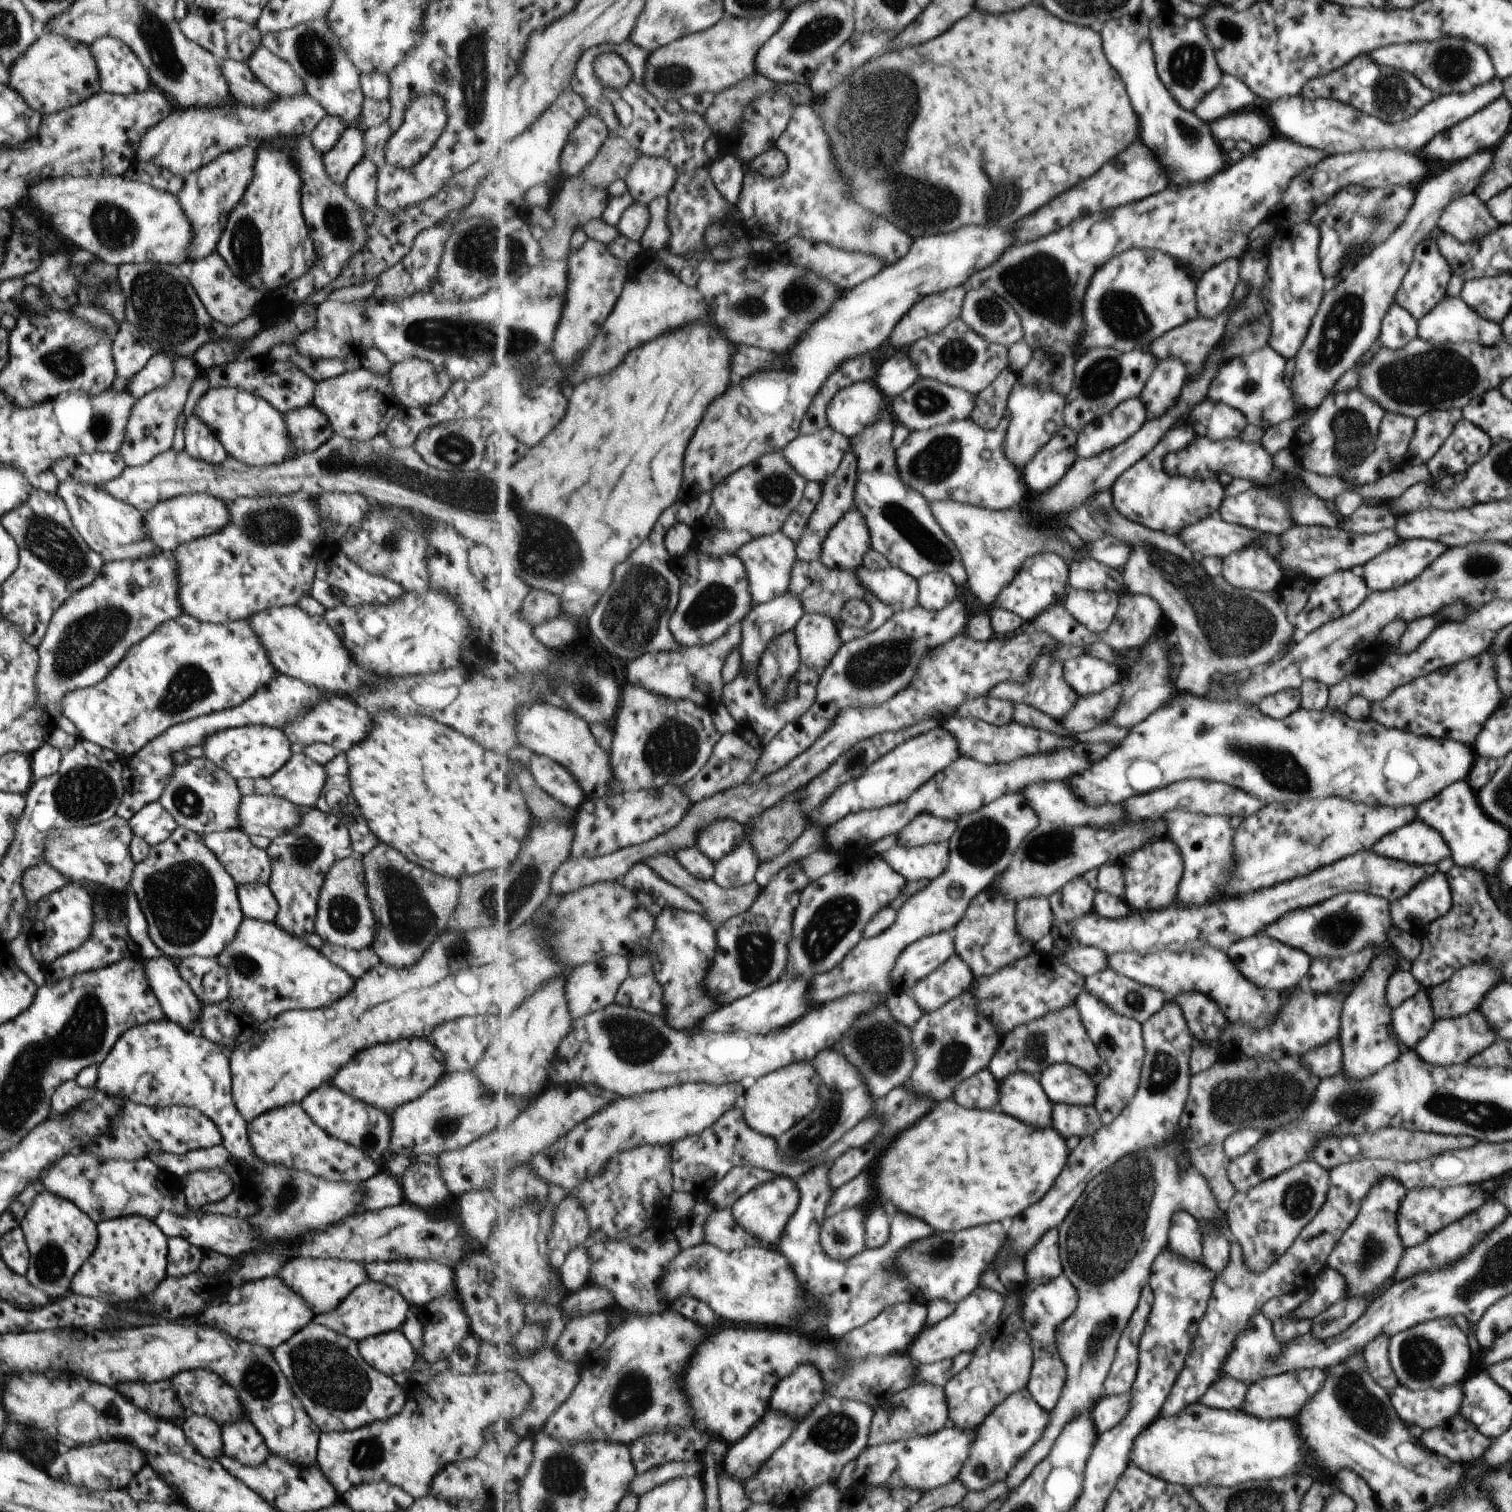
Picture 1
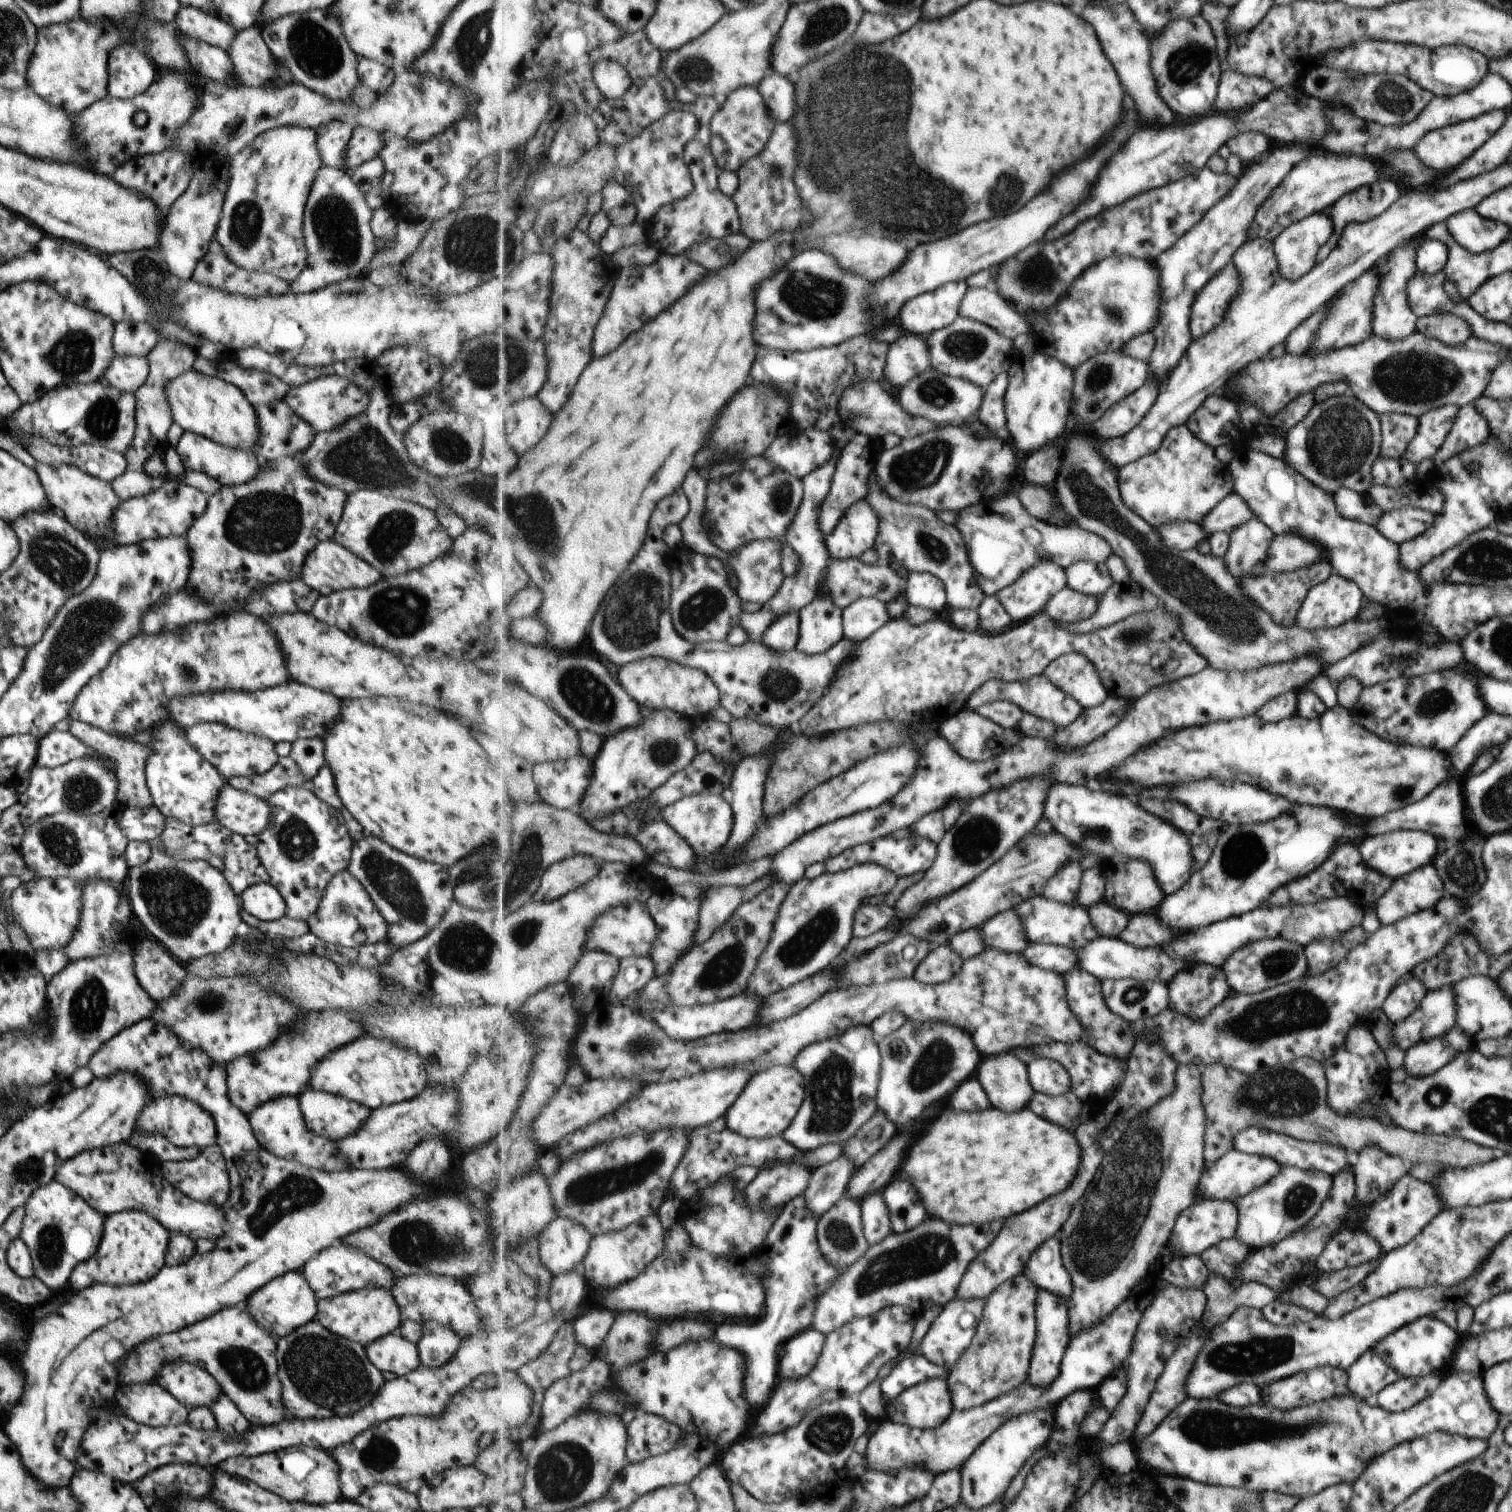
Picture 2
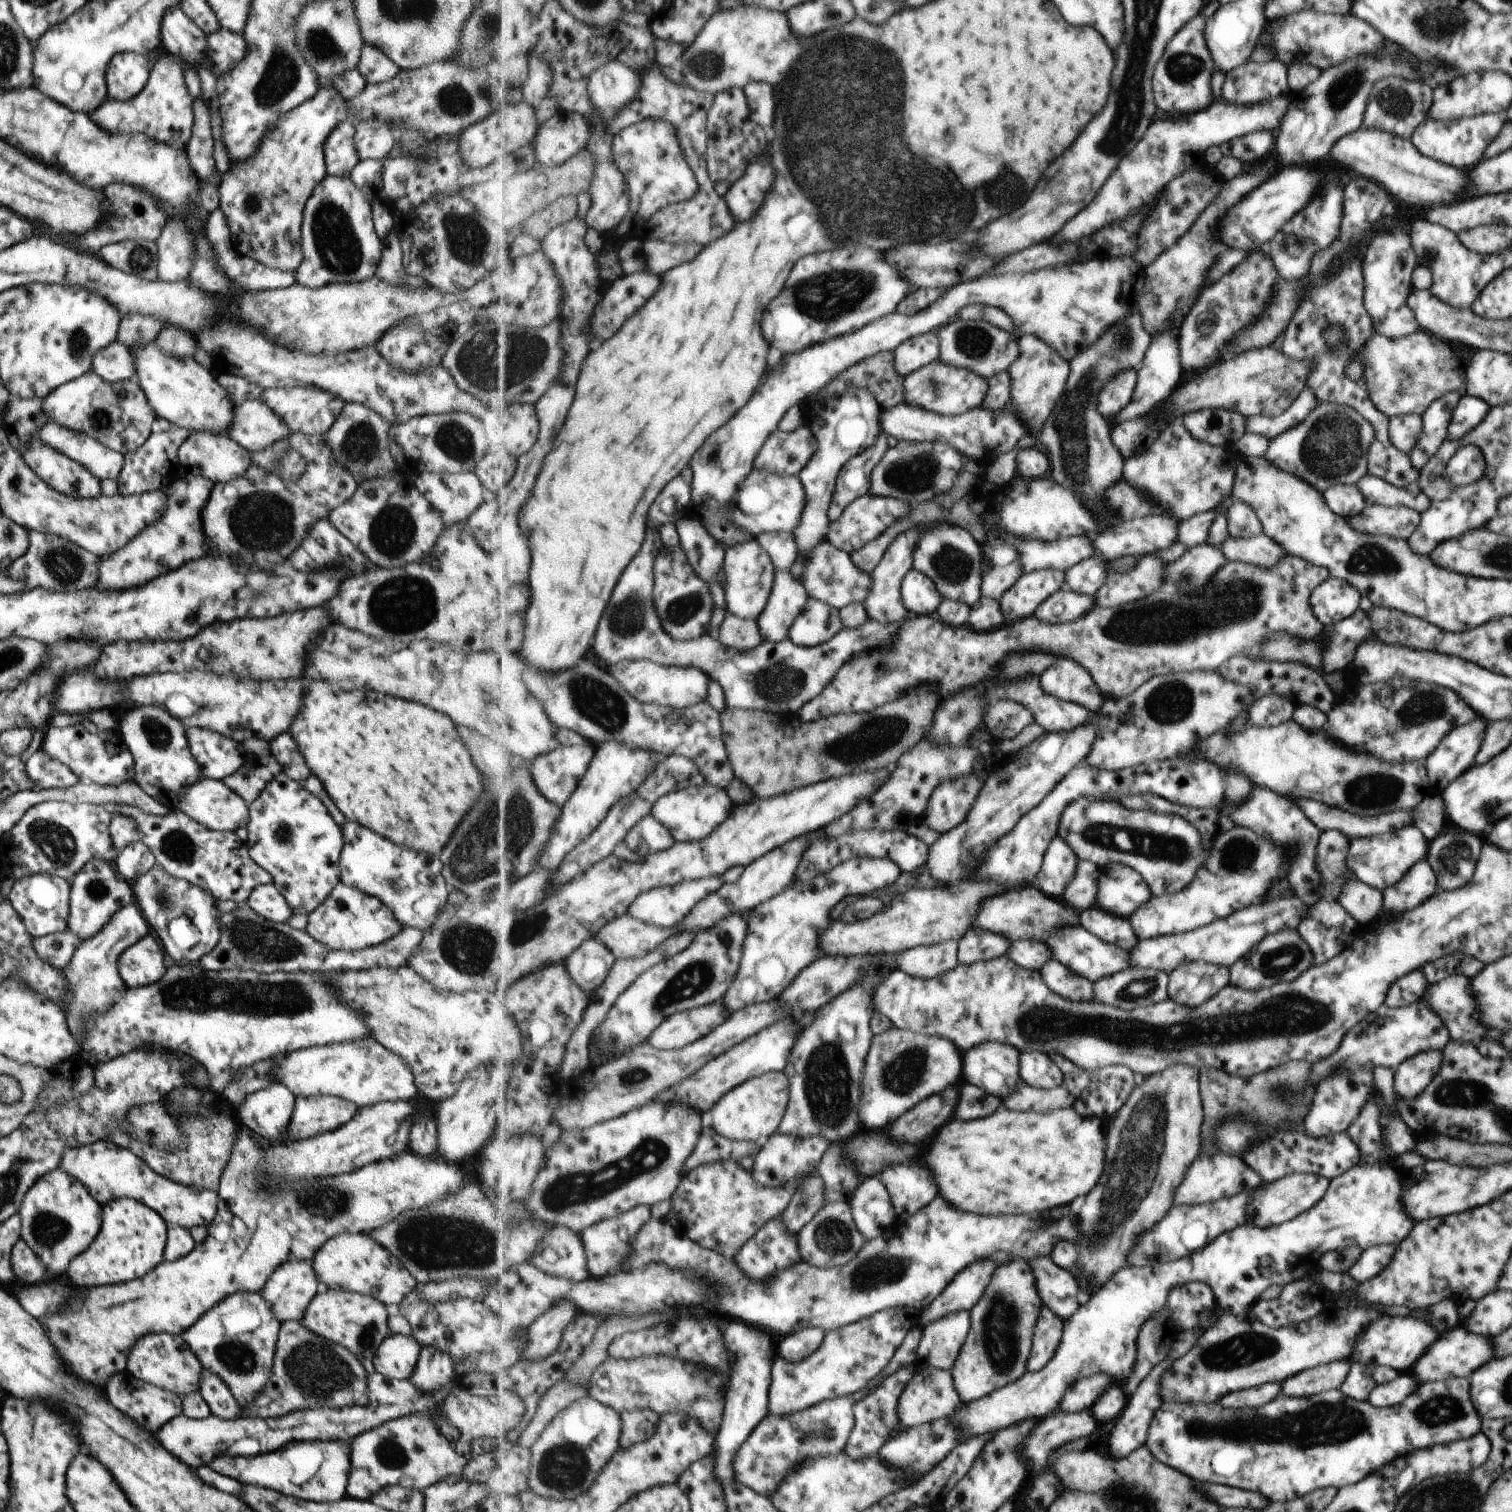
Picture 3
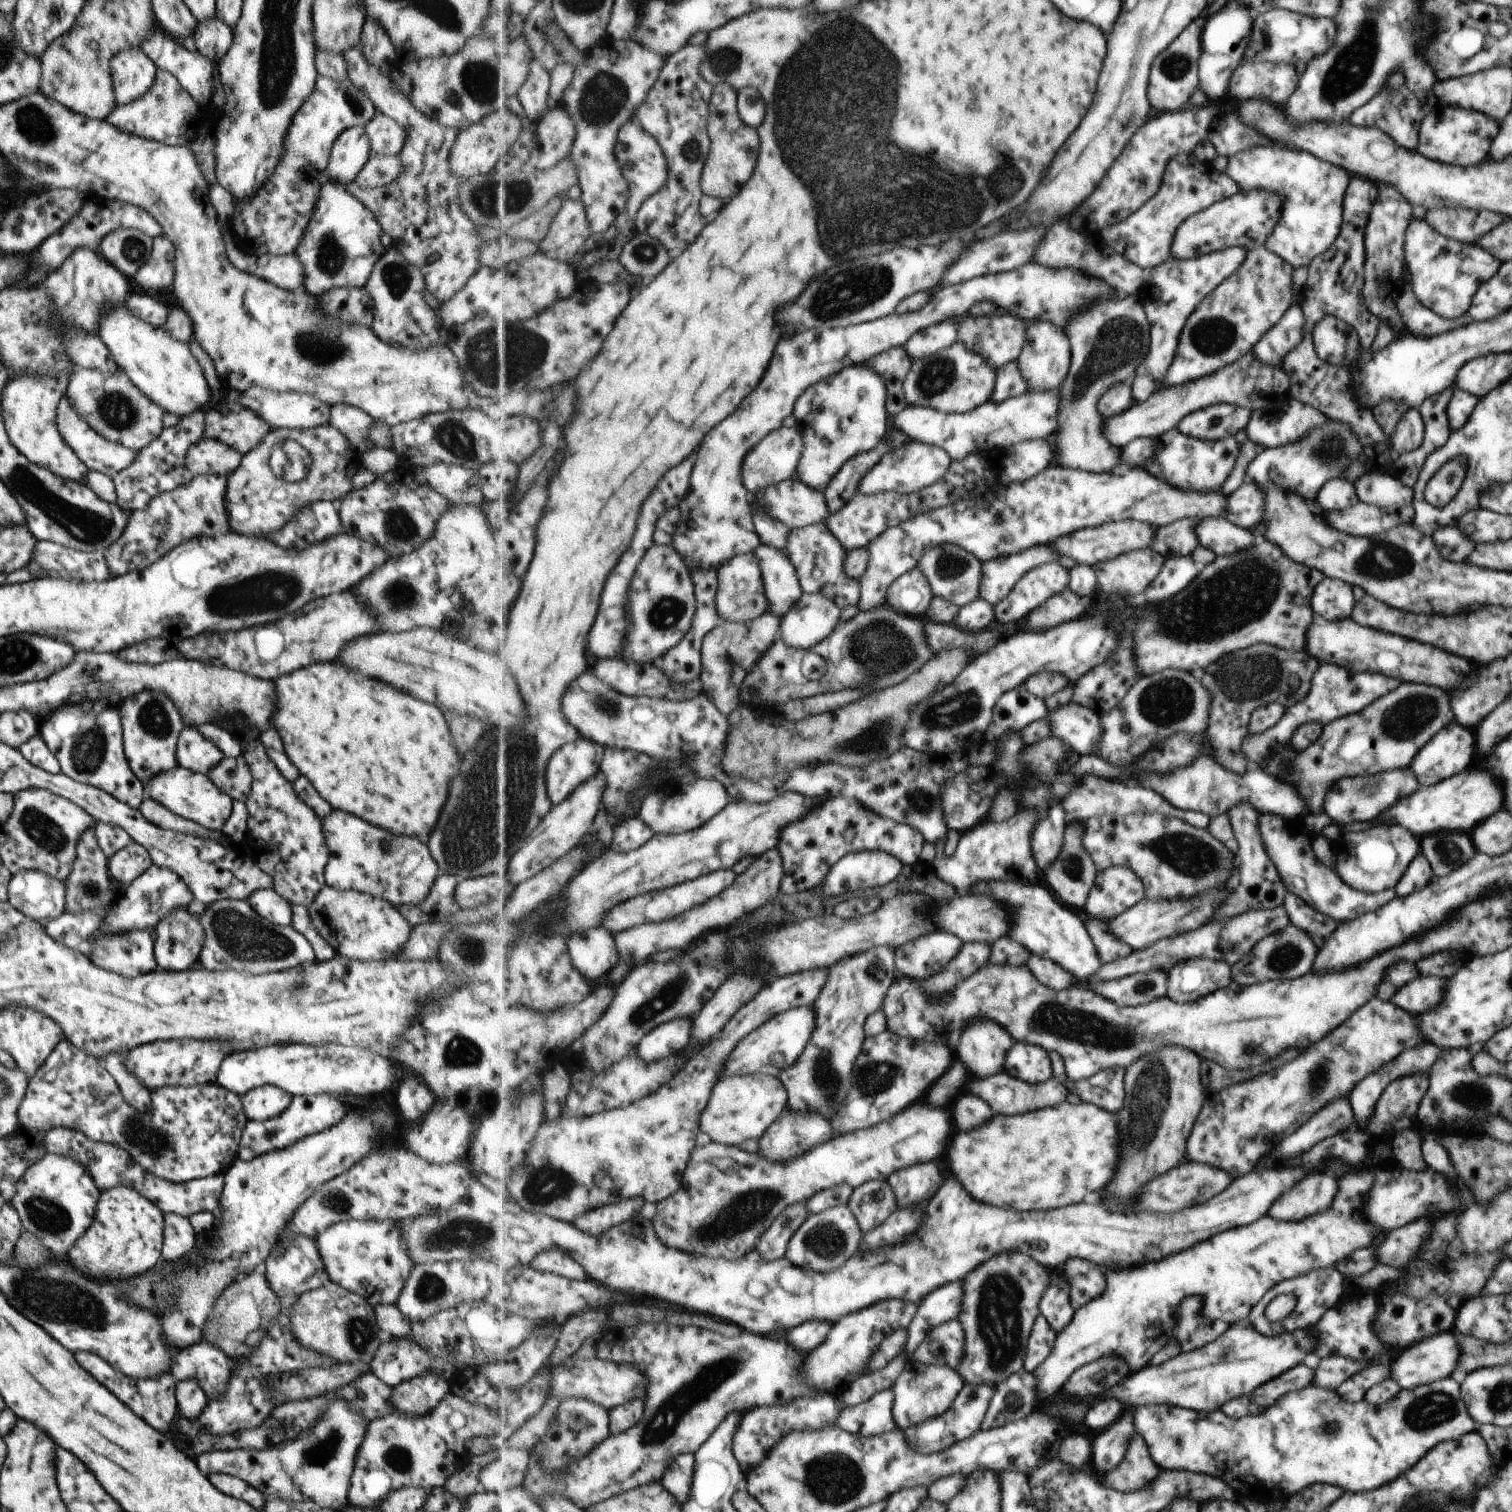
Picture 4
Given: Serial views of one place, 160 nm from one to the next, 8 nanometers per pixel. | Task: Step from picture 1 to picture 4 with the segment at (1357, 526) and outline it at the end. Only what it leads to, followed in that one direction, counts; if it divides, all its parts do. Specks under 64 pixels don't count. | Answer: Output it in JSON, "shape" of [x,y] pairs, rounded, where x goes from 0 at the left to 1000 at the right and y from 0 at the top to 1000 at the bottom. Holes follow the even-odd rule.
{"shape":[[[882,316],[876,321],[869,331],[876,339],[890,337],[898,333],[896,322],[888,316]]]}

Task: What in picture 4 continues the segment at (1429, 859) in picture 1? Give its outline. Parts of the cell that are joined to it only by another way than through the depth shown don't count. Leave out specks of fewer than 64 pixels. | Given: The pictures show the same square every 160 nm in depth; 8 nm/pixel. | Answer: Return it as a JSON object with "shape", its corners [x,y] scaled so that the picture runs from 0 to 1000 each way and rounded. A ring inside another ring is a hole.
{"shape":[[[926,545],[909,546],[901,550],[889,550],[884,556],[880,557],[882,565],[882,577],[893,587],[903,591],[911,591],[921,588],[931,574],[932,570],[938,563],[937,554]]]}

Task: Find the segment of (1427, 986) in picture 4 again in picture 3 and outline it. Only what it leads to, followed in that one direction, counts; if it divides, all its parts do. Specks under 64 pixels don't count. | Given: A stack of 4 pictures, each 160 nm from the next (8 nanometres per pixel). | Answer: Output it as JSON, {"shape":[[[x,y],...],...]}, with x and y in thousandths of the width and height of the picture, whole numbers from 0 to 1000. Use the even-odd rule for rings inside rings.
{"shape":[[[957,646],[949,651],[944,651],[940,661],[957,679],[960,688],[976,690],[982,684],[982,680],[978,677],[978,669],[976,667],[974,657],[972,655],[972,647],[969,646]]]}

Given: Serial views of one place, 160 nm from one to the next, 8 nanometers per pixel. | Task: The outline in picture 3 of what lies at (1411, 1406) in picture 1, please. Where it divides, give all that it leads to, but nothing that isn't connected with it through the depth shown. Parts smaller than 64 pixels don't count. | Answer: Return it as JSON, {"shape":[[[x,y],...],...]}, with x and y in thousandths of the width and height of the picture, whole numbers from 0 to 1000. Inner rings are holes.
{"shape":[[[925,908],[919,914],[916,914],[908,918],[908,920],[905,921],[903,927],[910,931],[922,930],[927,927],[928,925],[931,925],[933,921],[936,921],[937,915],[938,914],[936,914],[935,910],[932,908]]]}

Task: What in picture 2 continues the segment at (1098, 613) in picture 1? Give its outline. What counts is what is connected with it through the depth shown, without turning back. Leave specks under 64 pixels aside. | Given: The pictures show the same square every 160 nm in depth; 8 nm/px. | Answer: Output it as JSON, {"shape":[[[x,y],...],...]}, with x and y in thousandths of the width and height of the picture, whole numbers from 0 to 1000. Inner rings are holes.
{"shape":[[[706,388],[693,398],[690,405],[698,411],[711,412],[721,409],[726,405],[727,401],[726,394]]]}

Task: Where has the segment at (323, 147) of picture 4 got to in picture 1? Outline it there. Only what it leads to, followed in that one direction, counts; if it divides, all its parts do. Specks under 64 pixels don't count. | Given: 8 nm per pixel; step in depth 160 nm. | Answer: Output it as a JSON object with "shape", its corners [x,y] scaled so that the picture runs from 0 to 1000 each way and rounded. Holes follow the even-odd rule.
{"shape":[[[169,97],[167,118],[159,132],[150,142],[142,164],[144,168],[150,174],[151,179],[161,186],[162,189],[177,194],[202,181],[208,175],[209,171],[207,160],[204,157],[198,138],[198,116],[194,110],[194,106],[188,106],[187,103],[190,103],[190,101],[188,99],[187,101],[185,99],[186,99],[173,99]]]}

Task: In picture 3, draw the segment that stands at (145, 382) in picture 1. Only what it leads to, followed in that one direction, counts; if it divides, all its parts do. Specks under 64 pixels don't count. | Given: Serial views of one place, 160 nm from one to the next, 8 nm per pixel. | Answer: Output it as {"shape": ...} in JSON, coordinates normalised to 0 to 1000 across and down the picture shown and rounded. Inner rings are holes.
{"shape":[[[77,226],[73,226],[70,230],[63,233],[60,238],[60,245],[72,253],[86,251],[89,247],[88,237],[85,231]]]}

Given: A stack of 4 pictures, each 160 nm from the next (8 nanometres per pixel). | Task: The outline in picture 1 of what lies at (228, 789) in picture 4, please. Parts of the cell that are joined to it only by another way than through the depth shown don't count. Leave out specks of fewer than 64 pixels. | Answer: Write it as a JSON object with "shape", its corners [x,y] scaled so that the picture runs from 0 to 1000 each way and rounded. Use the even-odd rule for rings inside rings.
{"shape":[[[200,498],[193,499],[190,504],[179,513],[171,515],[157,515],[156,521],[159,526],[165,526],[182,526],[194,532],[200,534],[207,534],[211,528],[215,517],[214,506],[209,505]]]}

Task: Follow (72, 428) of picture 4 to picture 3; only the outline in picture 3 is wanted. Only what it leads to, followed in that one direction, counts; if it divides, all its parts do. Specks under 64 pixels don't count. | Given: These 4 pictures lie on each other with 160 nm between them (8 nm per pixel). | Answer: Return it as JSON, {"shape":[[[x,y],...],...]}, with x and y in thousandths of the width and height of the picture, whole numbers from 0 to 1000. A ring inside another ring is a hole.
{"shape":[[[31,278],[24,284],[24,290],[36,299],[40,299],[46,304],[53,306],[65,318],[77,317],[81,309],[82,302],[68,295],[65,291],[55,286],[50,286],[38,279]]]}

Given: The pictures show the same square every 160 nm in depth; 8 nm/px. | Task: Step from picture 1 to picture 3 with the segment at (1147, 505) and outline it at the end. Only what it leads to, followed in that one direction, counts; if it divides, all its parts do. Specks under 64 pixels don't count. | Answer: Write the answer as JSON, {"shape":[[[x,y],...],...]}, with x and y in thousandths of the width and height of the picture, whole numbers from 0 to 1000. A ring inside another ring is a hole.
{"shape":[[[782,276],[775,277],[768,283],[768,288],[757,298],[745,304],[743,316],[753,324],[761,327],[774,343],[784,344],[804,337],[808,329],[813,329],[815,319],[815,306],[809,296],[792,292],[783,283]]]}

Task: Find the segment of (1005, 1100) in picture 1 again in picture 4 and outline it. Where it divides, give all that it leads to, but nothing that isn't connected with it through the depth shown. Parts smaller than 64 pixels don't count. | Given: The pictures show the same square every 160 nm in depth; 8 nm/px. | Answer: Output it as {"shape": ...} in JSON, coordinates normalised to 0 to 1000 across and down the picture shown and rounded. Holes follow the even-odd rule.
{"shape":[[[653,674],[644,675],[638,683],[633,692],[633,697],[640,706],[642,714],[651,714],[663,709],[666,705],[667,696],[672,690],[671,687],[662,678]]]}

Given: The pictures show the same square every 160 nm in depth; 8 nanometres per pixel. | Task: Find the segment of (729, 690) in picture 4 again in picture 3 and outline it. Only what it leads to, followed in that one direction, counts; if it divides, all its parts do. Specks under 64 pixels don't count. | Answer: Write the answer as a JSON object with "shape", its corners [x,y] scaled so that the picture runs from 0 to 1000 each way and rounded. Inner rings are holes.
{"shape":[[[482,404],[476,418],[476,423],[486,431],[498,431],[506,425],[501,411],[489,409]]]}

